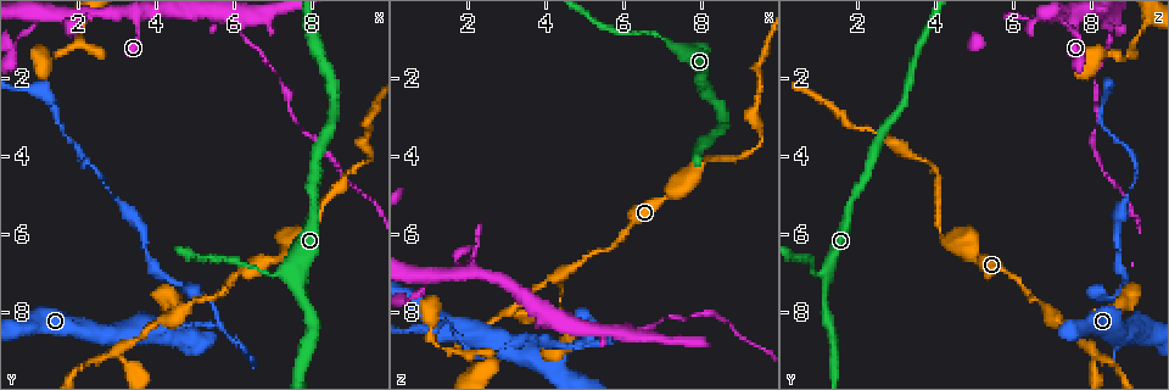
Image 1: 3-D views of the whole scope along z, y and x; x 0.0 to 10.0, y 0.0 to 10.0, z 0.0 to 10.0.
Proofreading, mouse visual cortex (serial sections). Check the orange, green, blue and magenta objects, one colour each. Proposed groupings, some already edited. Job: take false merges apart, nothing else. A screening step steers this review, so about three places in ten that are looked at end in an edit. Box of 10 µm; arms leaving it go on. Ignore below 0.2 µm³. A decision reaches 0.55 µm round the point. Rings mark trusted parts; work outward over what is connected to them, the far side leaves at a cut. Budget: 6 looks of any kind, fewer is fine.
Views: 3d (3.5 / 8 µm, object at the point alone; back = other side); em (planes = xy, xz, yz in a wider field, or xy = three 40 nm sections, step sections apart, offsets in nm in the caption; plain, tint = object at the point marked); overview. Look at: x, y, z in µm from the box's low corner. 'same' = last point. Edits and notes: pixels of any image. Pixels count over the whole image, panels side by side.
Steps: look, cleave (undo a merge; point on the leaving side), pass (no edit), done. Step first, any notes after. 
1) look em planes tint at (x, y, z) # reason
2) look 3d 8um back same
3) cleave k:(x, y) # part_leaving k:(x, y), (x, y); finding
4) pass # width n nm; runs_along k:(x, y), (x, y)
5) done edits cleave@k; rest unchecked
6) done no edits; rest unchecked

look 3d 3.5um at (6.90, 7.05, 0.90) # calibre changes

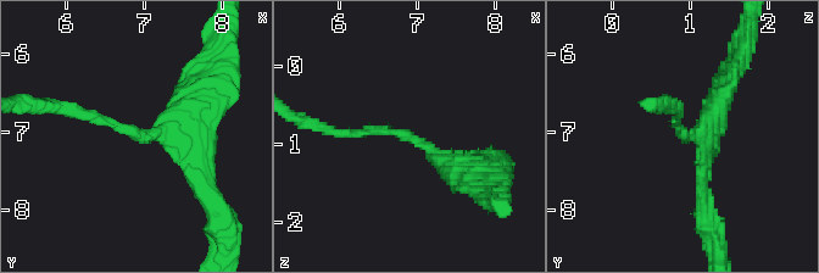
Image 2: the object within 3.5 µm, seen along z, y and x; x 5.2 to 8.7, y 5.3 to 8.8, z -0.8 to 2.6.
look em xy step 2 tint at (6.95, 7.00, 0.95) # arm_widths 150, 350 nm; need the tissue

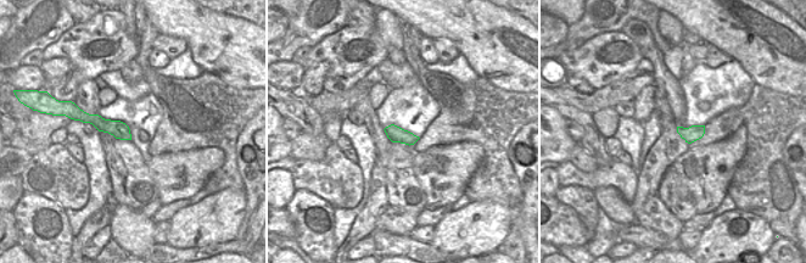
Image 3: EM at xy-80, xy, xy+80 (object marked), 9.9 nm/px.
pass # runs_along 3:(80, 117), (117, 128), (128, 136); continuous, no second cell

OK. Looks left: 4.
look 3d 3.5um at (4.05, 8.30, 7.30)

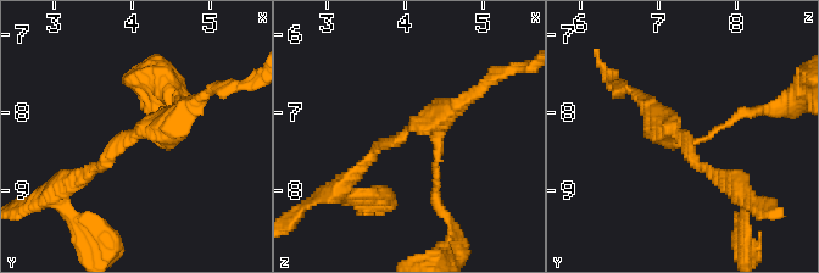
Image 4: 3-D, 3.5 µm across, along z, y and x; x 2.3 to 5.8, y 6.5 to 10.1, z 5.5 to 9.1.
look em xy step 2 tint at (4.00, 8.35, 7.30) # shape alone is not enough

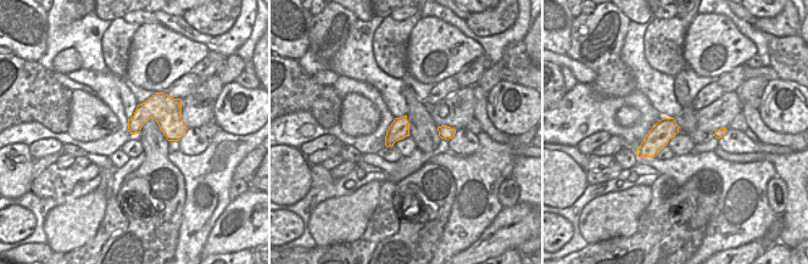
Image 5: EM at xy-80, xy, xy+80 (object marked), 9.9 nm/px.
pass # runs_along 4:(193, 105), (81, 179); one cell here

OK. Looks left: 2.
look 3d 3.5um at (5.55, 8.35, 8.60) # sharp bend

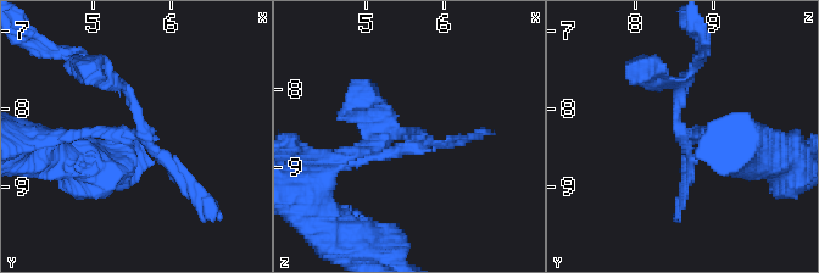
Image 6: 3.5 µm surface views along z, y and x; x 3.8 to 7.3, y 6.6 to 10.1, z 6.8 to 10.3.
look em xy step 2 tint at (5.50, 8.35, 8.65)

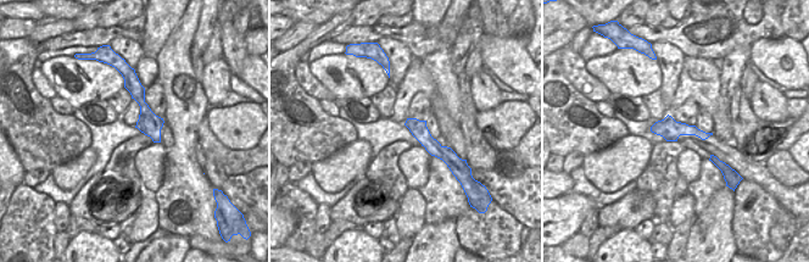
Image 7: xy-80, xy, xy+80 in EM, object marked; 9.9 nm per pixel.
cleave 6:(184, 180) # part_leaving 6:(135, 134), (132, 93), (76, 56); a second cell is stuck on

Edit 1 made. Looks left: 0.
done edits cleave@6; rest unchecked

